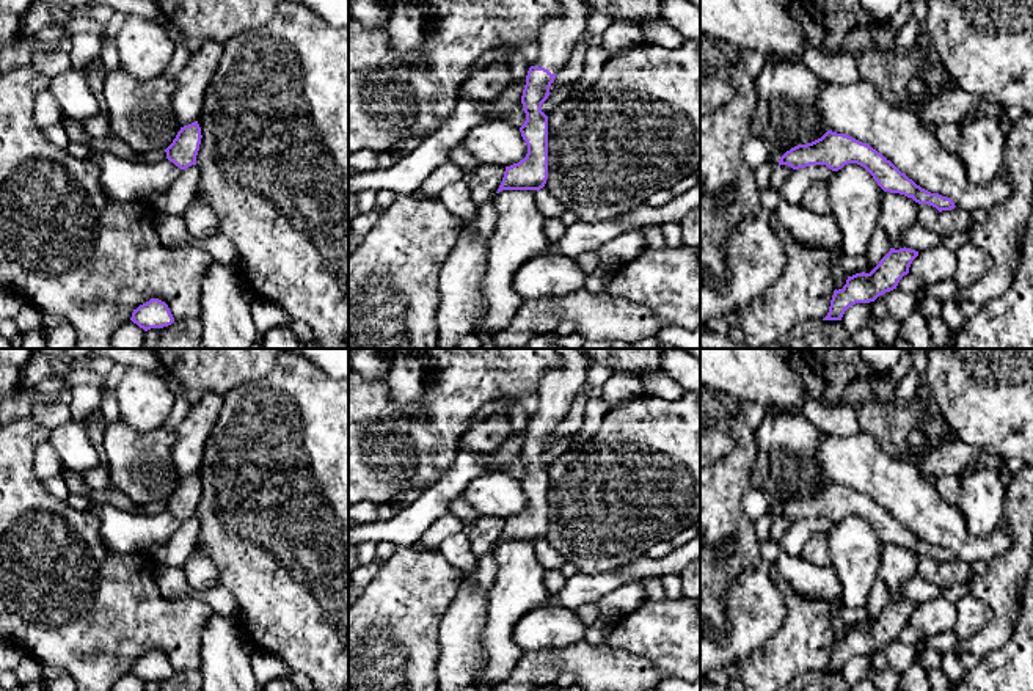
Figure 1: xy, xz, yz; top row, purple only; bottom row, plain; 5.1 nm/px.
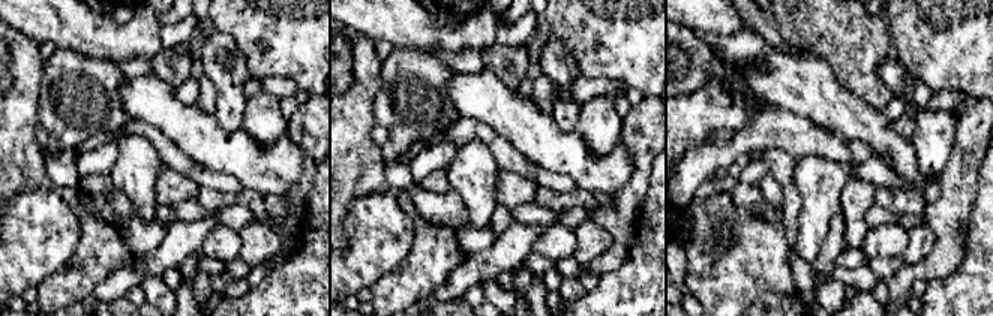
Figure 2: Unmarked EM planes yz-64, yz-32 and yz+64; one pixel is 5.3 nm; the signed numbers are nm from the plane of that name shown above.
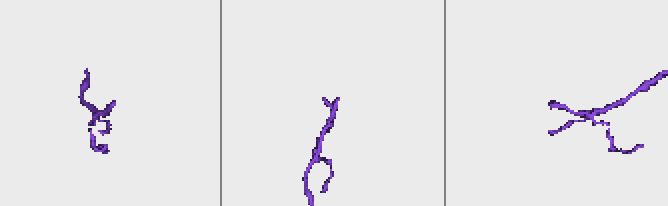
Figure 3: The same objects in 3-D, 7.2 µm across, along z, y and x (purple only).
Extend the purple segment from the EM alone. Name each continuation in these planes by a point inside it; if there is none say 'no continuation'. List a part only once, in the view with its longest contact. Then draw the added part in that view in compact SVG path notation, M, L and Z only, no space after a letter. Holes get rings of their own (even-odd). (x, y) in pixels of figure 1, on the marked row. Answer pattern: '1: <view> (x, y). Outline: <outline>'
1: xz (558, 38). Outline: M559 0L562 13L548 19L535 39L538 58L531 66L545 68L559 74L576 50L581 36L586 33L589 8L586 0Z

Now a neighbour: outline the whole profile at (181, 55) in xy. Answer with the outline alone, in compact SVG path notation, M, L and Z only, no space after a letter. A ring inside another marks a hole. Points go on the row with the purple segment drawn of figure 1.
M166 22L165 30L171 41L174 42L174 53L173 58L165 71L165 74L171 79L177 79L179 74L187 66L192 53L187 49L187 44L184 41L184 35L171 24Z

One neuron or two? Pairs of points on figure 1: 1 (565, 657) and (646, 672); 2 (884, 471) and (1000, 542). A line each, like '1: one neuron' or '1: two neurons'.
1: one neuron
2: one neuron

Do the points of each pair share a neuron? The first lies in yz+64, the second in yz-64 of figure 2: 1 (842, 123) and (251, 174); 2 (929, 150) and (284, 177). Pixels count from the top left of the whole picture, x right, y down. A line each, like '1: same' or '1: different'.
1: same
2: different

